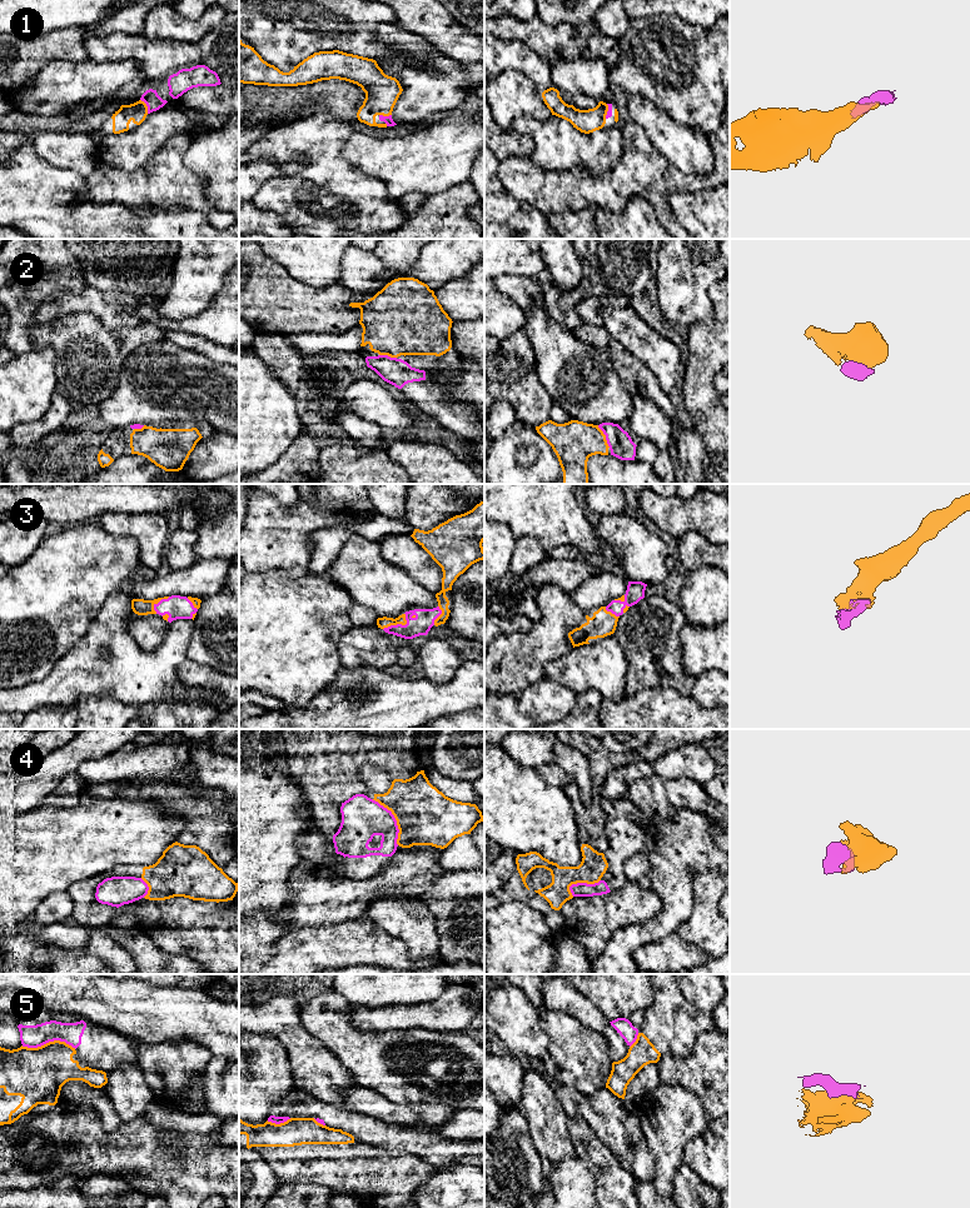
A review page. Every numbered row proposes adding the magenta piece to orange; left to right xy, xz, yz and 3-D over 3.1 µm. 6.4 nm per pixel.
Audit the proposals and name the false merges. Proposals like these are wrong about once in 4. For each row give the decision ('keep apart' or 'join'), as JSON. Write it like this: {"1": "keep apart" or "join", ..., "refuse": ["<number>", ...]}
{"1": "join", "2": "join", "3": "join", "4": "keep apart", "5": "keep apart", "refuse": ["4", "5"]}

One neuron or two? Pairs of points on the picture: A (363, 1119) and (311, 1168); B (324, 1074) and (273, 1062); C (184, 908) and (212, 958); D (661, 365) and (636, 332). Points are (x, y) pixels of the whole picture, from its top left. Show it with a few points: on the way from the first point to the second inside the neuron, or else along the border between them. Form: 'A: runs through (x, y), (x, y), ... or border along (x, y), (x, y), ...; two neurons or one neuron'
A: border along (326, 1124), (341, 1128), (351, 1134); two neurons
B: border along (277, 1039), (287, 1054), (289, 1072), (296, 1087); two neurons
C: runs through (192, 921), (212, 941), (212, 946); one neuron
D: runs through (655, 357), (638, 340); one neuron

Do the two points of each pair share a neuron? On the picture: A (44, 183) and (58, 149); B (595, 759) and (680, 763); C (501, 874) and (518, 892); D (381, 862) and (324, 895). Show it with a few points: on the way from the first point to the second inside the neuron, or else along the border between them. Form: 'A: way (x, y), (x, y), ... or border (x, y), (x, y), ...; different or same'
A: border (30, 145), (49, 163), (73, 169), (79, 175); different
B: border (678, 747), (661, 754), (651, 763); different
C: border (518, 854), (516, 869), (502, 887); different
D: border (381, 870), (363, 879), (346, 878); different

